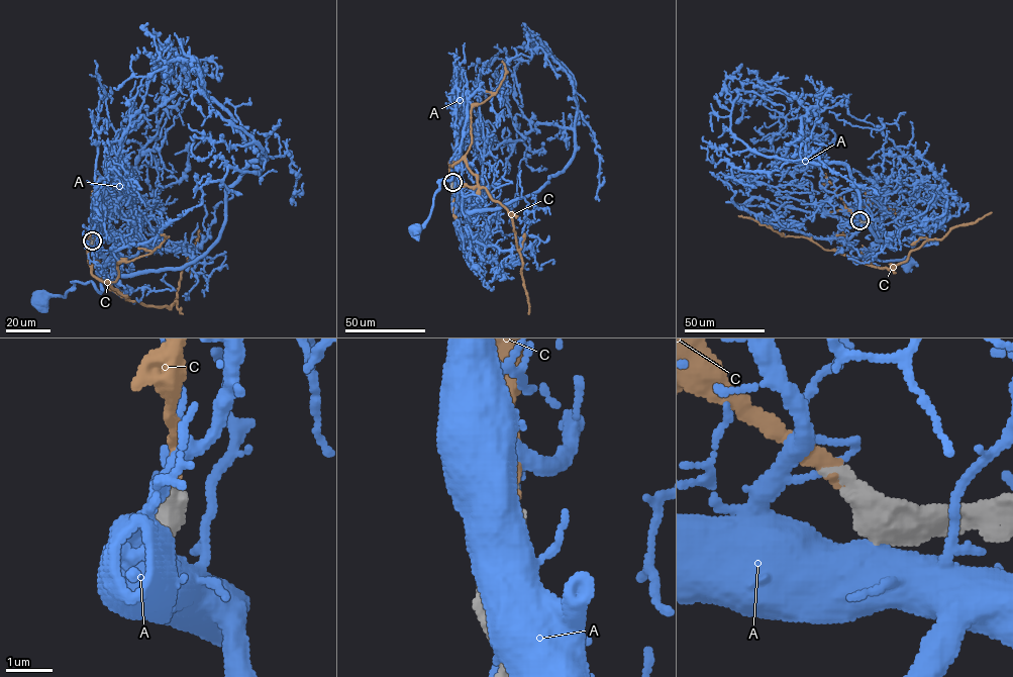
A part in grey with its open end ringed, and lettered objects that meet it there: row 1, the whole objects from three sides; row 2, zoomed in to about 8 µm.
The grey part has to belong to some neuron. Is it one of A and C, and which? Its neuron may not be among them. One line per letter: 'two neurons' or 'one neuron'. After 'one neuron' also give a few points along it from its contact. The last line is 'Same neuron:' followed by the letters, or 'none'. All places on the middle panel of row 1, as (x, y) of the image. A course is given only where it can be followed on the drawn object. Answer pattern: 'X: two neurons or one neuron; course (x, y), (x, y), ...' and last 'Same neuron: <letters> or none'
A: two neurons
C: one neuron; course (452, 182), (449, 162), (451, 166), (463, 159), (476, 176), (480, 186), (507, 210), (522, 265), (528, 314)
Same neuron: C

